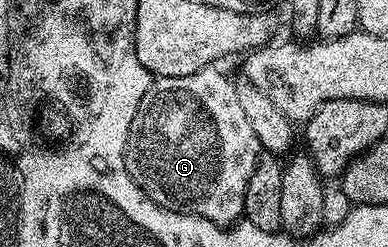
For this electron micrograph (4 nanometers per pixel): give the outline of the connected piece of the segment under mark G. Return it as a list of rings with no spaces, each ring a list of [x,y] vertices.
[[[211,66],[180,78],[155,79],[130,123],[125,157],[126,169],[136,186],[161,208],[183,212],[185,216],[199,216],[213,224],[233,226],[243,219],[248,178],[252,178],[252,170],[256,170],[263,146],[236,99],[235,81],[229,80],[220,69]]]

